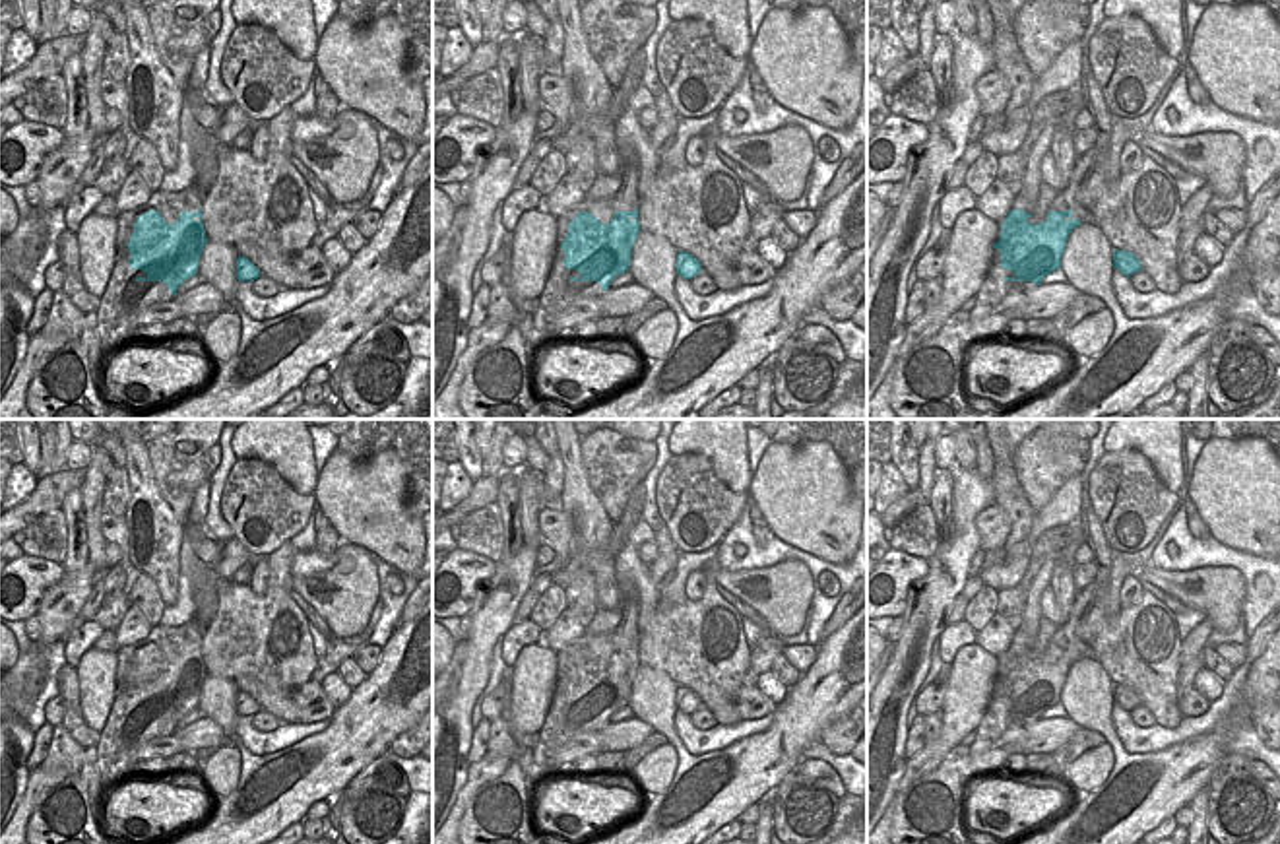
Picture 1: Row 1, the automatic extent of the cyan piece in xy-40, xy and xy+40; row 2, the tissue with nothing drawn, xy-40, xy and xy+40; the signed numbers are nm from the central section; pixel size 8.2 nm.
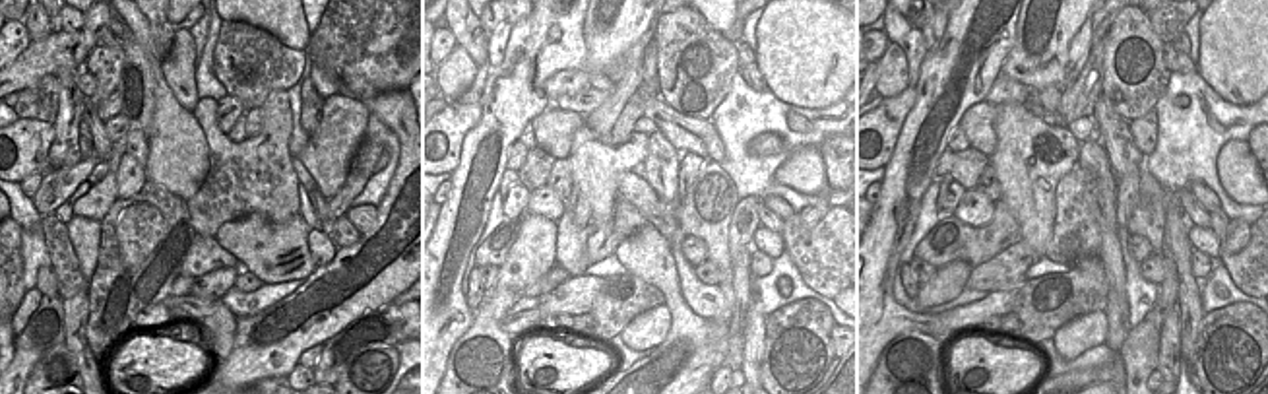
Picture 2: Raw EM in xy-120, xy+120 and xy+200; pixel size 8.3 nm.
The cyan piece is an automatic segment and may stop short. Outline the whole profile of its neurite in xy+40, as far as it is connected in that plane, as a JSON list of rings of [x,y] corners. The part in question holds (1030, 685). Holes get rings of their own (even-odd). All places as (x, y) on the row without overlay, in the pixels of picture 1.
[[[1010,644],[1001,662],[1001,671],[993,679],[1001,687],[1001,704],[1014,710],[1005,716],[1032,716],[1036,722],[1051,706],[1061,702],[1069,669],[1080,660],[1069,646],[1047,646],[1043,658],[1028,658],[1032,648]]]

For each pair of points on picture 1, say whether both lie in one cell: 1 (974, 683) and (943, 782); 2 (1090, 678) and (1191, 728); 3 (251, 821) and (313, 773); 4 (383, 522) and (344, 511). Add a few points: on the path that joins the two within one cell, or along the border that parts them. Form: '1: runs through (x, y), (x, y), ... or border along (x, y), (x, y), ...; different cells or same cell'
1: border along (949, 753), (912, 782); different cells
2: border along (1224, 718), (1203, 734), (1141, 755); different cells
3: runs through (266, 808), (297, 784); same cell
4: runs through (373, 515), (369, 511), (353, 511); same cell

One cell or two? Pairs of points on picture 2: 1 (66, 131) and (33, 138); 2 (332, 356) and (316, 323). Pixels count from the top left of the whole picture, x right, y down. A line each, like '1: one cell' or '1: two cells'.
1: two cells
2: two cells

